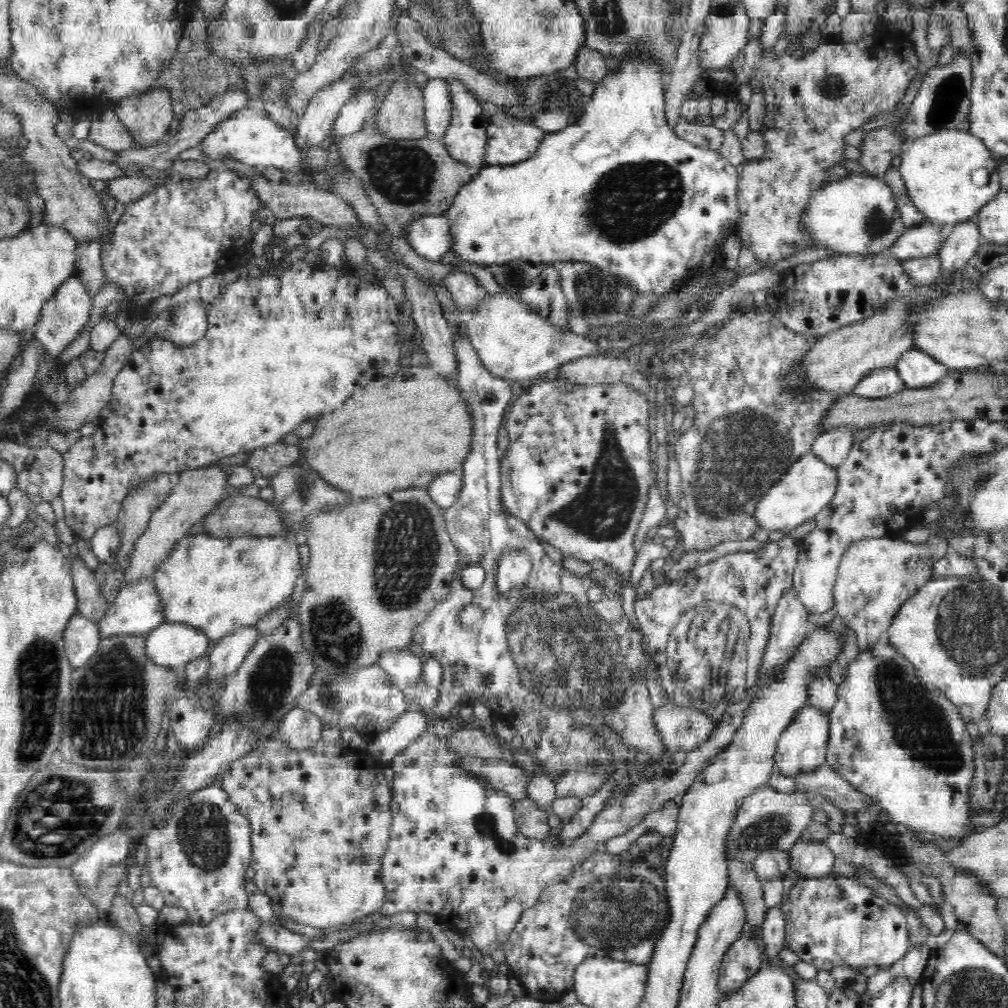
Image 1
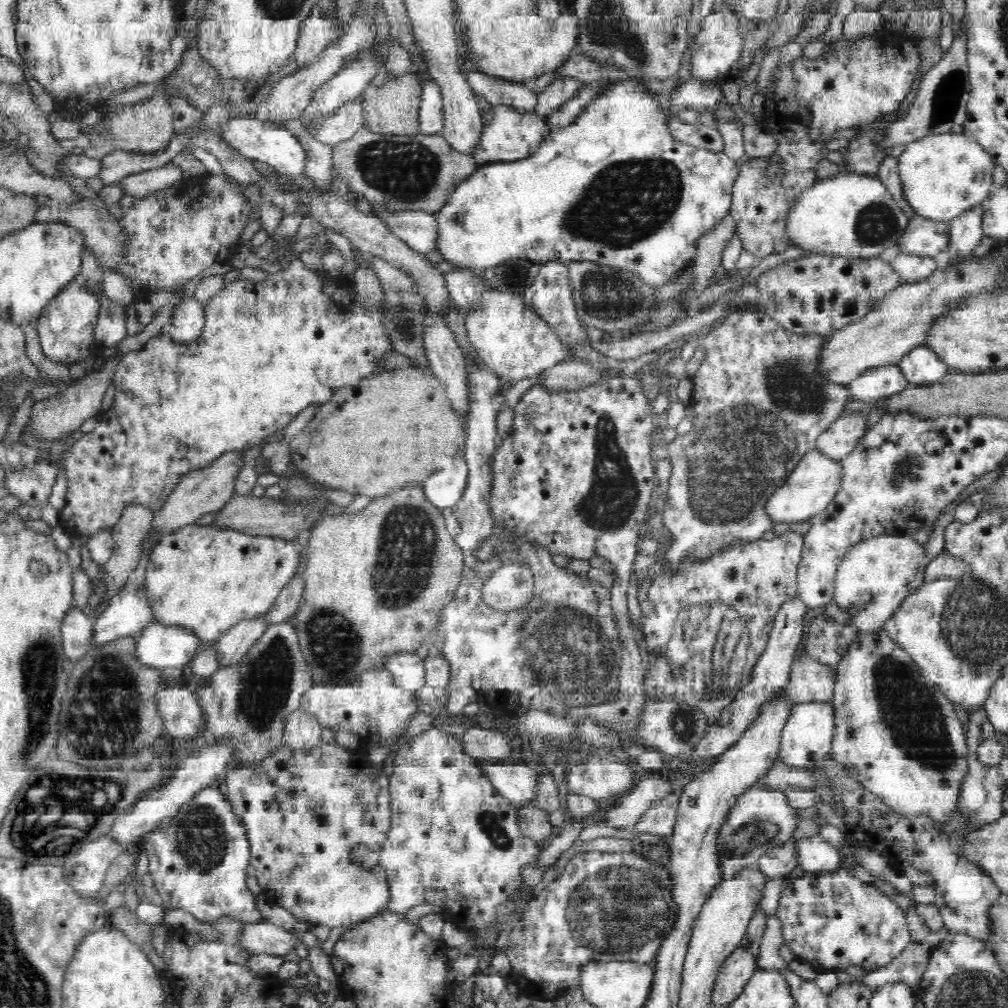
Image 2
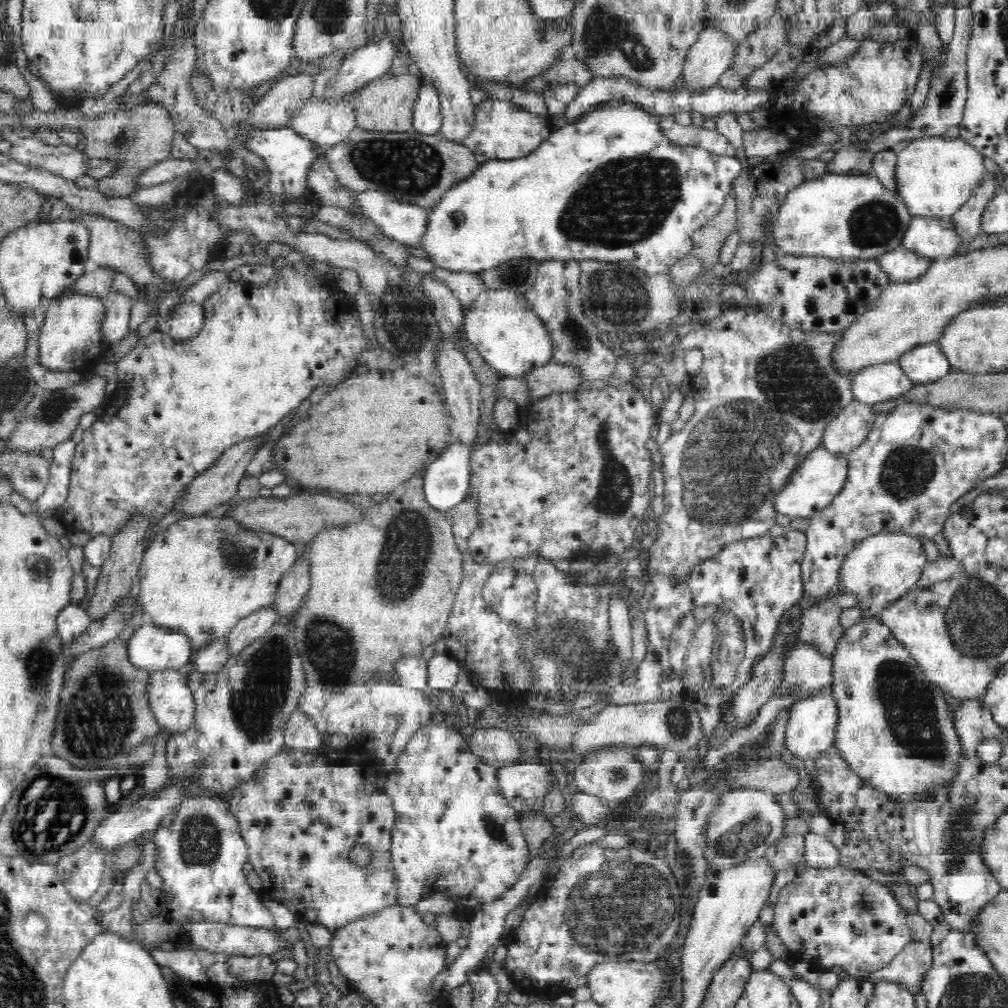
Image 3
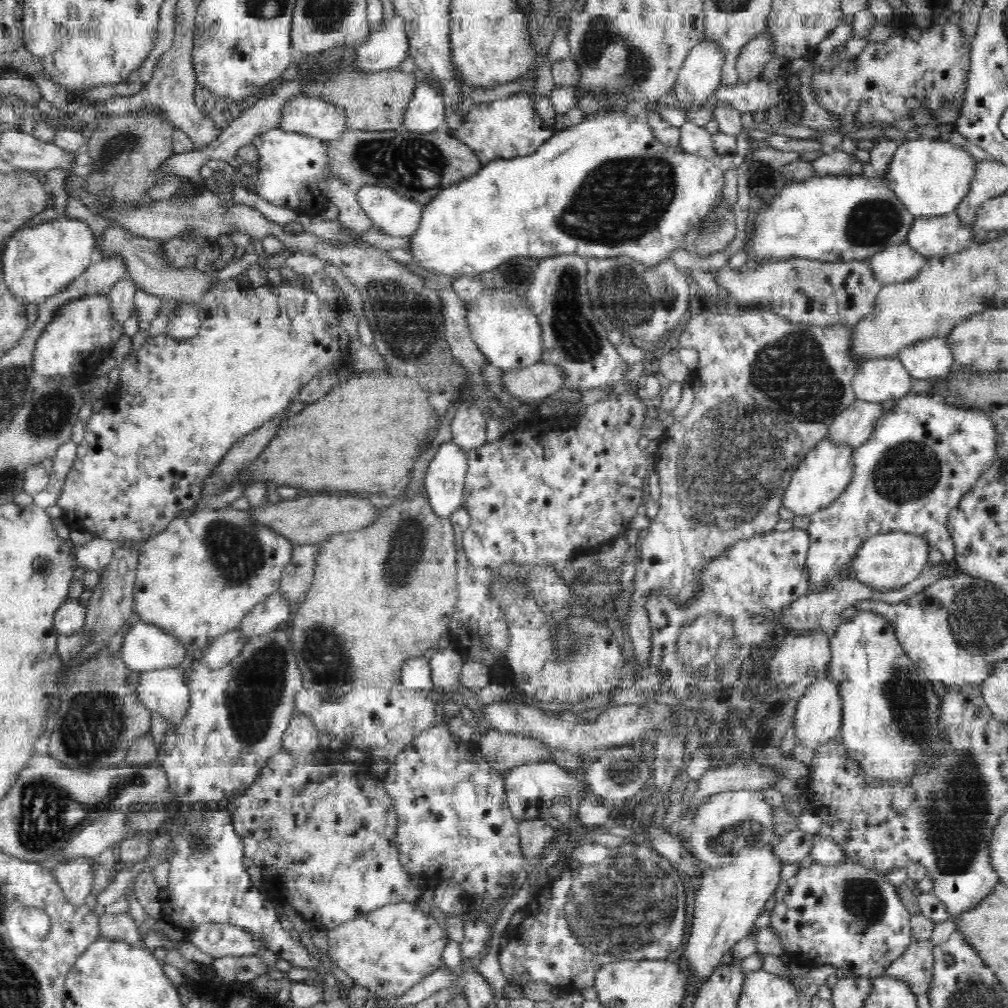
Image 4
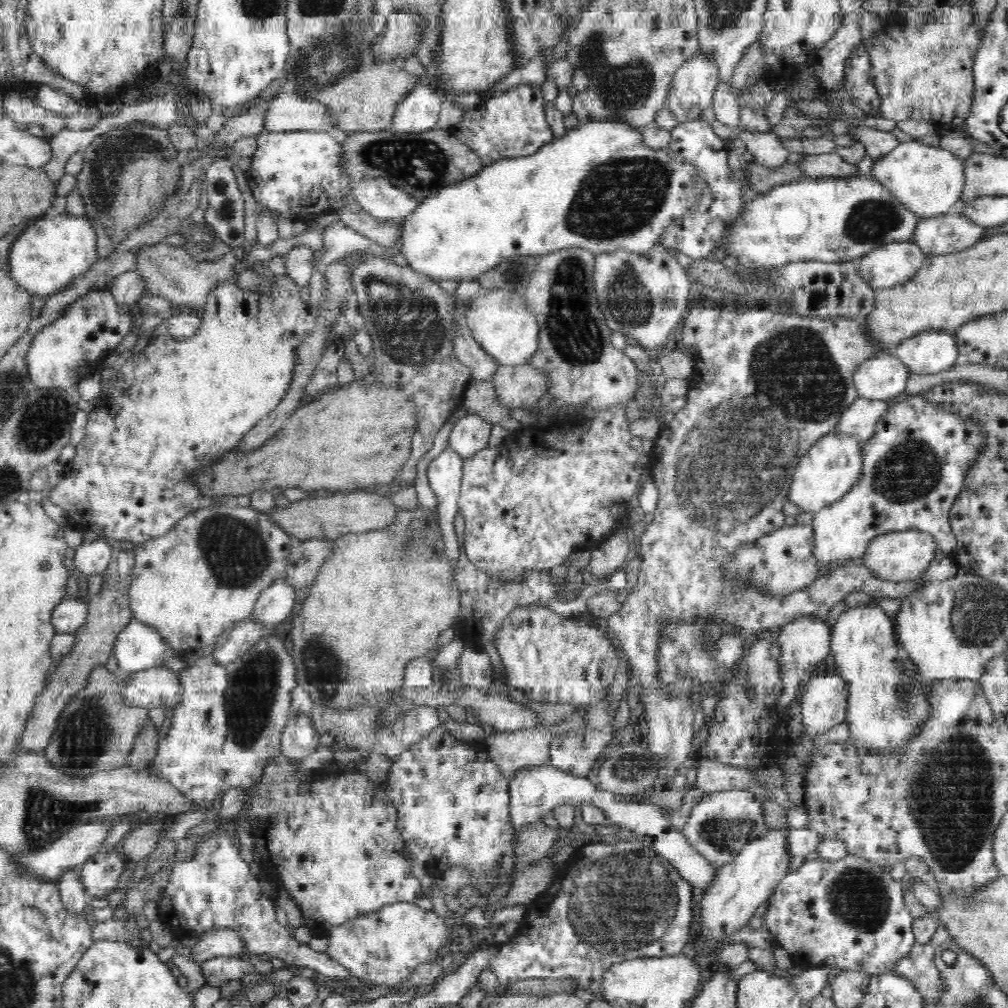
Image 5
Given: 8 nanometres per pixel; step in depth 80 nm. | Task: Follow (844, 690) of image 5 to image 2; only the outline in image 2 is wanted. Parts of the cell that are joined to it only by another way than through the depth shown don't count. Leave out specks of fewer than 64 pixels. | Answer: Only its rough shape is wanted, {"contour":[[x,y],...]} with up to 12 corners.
{"contour":[[830,701],[795,704],[781,731],[778,759],[818,767],[835,731]]}

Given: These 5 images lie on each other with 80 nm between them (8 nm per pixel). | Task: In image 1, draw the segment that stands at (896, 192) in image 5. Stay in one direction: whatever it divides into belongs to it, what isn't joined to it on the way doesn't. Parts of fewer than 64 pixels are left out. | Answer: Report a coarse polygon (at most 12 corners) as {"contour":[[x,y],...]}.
{"contour":[[968,131],[908,141],[899,172],[933,223],[975,218],[999,159]]}

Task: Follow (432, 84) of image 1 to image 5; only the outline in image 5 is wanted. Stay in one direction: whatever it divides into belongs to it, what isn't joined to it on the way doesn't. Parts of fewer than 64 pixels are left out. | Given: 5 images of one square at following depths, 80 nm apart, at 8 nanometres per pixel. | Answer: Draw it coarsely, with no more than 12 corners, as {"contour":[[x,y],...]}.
{"contour":[[418,82],[396,104],[385,129],[437,128],[442,94]]}

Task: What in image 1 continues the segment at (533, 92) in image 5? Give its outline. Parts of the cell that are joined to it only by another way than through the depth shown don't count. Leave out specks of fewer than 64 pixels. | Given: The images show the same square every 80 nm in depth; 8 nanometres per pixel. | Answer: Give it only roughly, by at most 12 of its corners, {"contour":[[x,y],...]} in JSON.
{"contour":[[501,110],[486,132],[488,165],[534,156],[548,132]]}

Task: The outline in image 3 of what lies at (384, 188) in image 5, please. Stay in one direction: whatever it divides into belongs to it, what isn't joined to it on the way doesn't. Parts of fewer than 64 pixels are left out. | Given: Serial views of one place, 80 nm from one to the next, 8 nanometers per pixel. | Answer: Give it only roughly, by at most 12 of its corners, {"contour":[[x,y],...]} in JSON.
{"contour":[[373,188],[357,192],[382,236],[421,247],[427,209]]}

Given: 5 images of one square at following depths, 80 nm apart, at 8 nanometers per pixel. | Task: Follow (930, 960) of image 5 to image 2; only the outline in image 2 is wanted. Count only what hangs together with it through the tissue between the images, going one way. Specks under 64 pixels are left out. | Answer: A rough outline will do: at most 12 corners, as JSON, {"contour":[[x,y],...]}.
{"contour":[[908,944],[883,967],[862,976],[878,990],[904,982],[916,994],[933,947]]}

